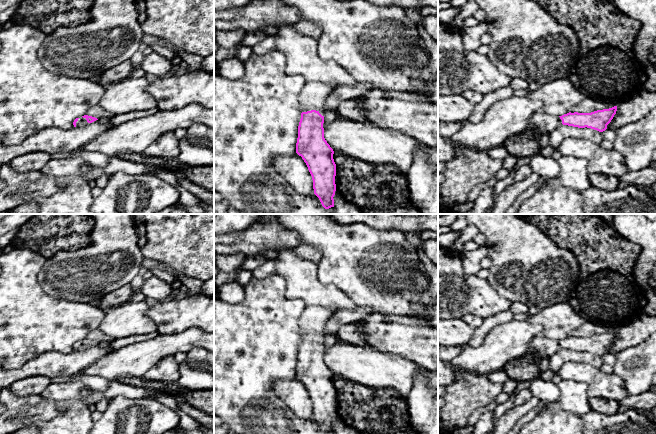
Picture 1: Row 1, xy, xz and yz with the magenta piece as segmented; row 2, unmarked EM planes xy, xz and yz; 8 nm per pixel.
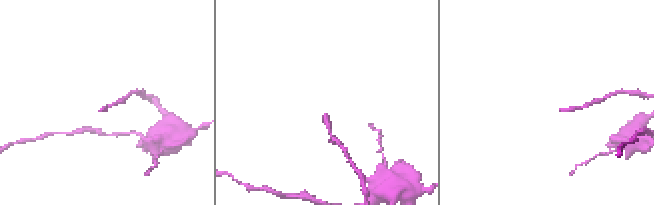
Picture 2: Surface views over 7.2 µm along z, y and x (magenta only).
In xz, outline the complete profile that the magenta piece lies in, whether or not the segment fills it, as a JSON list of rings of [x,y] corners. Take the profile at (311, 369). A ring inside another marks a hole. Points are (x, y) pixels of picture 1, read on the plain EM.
[[[306,306],[299,322],[303,330],[303,336],[298,350],[296,377],[306,387],[312,400],[314,418],[319,422],[325,433],[334,431],[336,388],[333,383],[334,375],[324,362],[324,340],[319,337],[319,334],[322,333],[324,325],[333,315],[333,309],[321,306]]]

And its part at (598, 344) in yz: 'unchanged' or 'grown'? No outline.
grown

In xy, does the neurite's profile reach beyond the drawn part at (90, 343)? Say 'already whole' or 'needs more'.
needs more

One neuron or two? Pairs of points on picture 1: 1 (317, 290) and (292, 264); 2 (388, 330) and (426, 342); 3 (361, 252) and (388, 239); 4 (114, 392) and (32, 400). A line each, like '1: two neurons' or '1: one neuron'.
1: one neuron
2: one neuron
3: one neuron
4: two neurons

